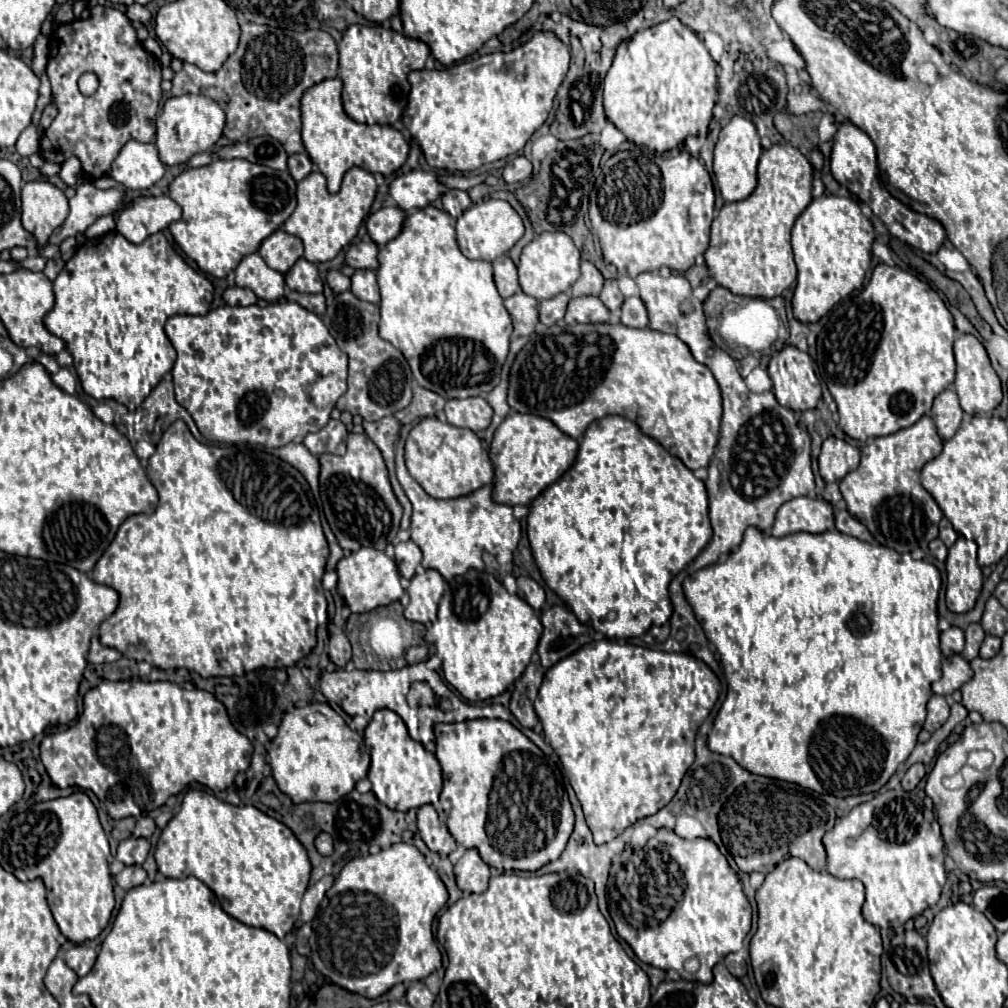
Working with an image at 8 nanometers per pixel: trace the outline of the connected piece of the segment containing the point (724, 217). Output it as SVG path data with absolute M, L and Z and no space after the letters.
M776 143L772 149L762 153L758 163L758 187L754 189L754 193L742 201L726 203L712 223L710 247L704 253L704 259L710 275L720 287L730 289L734 295L772 299L776 295L782 295L784 289L796 283L798 269L790 249L790 229L798 213L802 213L802 209L806 209L806 205L812 201L812 173L814 169L808 157L788 143Z

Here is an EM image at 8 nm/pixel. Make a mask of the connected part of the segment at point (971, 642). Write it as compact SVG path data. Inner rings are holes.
M980 623L968 625L964 633L966 633L966 647L964 647L964 651L962 651L962 657L964 657L966 661L972 661L972 659L978 657L978 651L980 651L980 645L982 645L986 633L984 633L984 629L980 627Z

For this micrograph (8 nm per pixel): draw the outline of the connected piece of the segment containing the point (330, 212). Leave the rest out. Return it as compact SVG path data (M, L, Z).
M352 167L342 181L342 187L336 195L330 195L326 189L326 177L320 171L312 171L304 181L298 183L296 199L298 207L284 223L284 231L296 235L304 243L304 259L312 263L332 261L356 235L362 221L368 217L370 207L376 197L376 181L372 173L360 167Z

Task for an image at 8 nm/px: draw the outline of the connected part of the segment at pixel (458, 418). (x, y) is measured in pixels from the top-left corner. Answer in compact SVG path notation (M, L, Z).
M484 397L470 399L450 399L444 407L448 423L454 427L464 427L474 433L484 431L492 421L492 407Z

